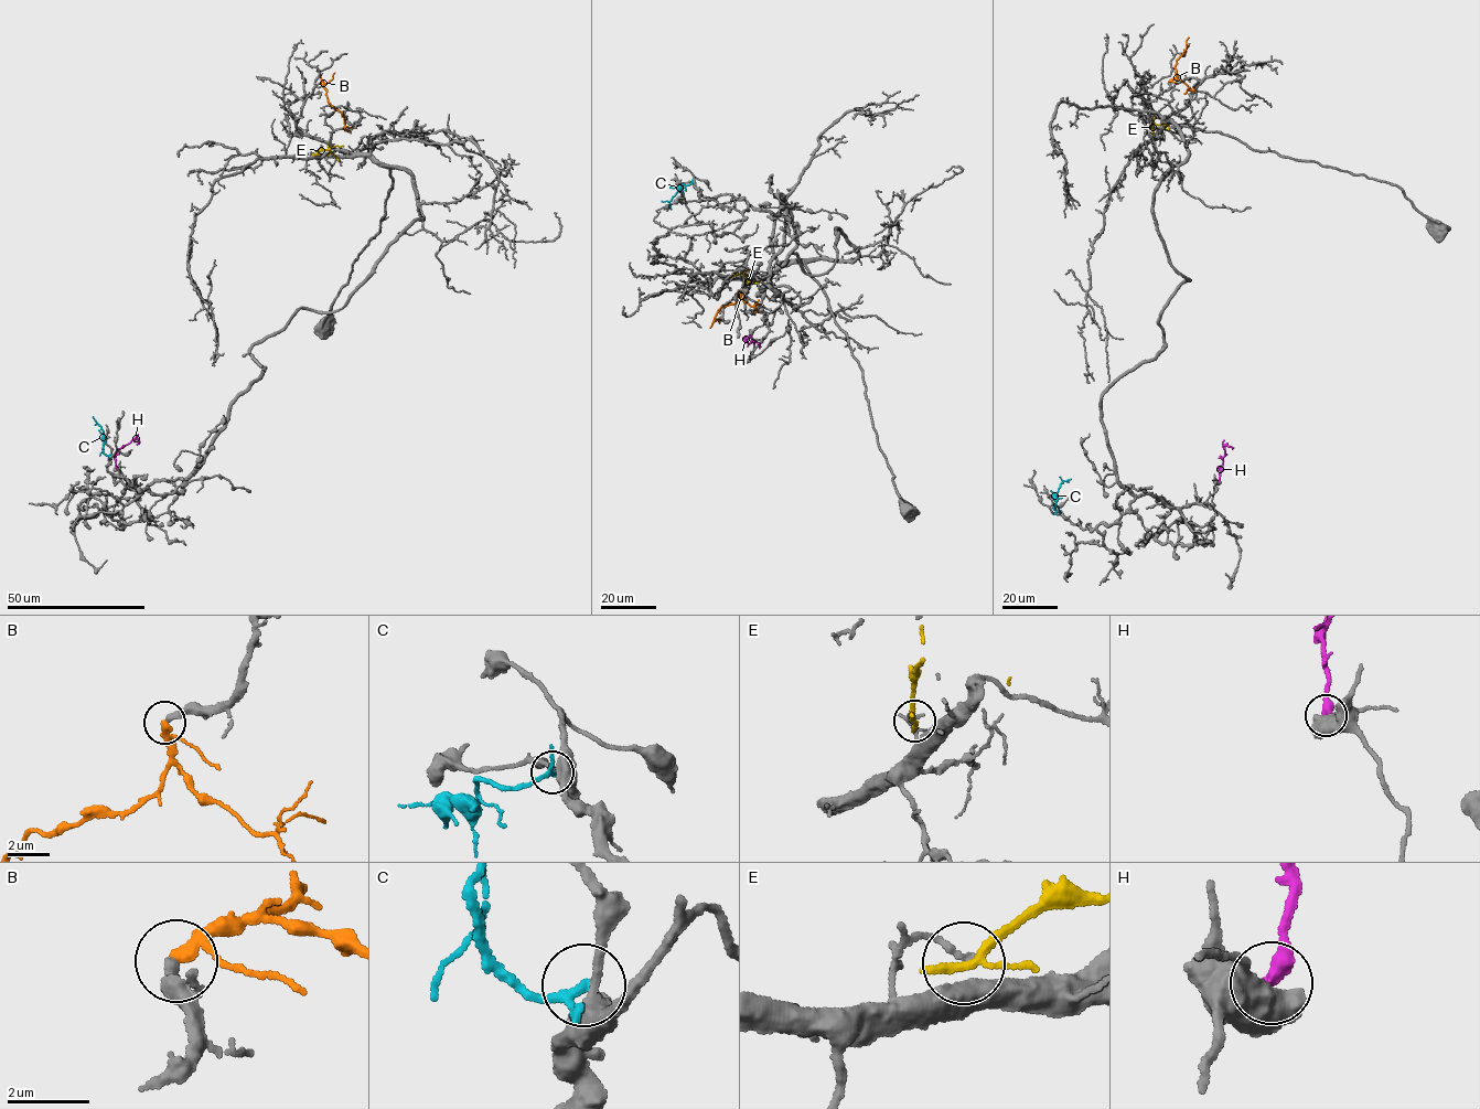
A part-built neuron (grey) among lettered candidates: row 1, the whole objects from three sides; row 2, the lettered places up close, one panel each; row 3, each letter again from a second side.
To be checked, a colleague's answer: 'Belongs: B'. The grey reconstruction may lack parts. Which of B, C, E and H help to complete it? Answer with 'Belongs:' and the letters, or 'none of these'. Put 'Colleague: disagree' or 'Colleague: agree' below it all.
Belongs: B
Colleague: agree

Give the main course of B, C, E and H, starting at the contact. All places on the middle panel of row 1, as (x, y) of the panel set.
B: (739, 291), (739, 299), (718, 310), (715, 317), (720, 320), (719, 323)
C: (692, 183), (677, 190), (669, 202), (671, 209)
E: (733, 276), (742, 274), (748, 280), (759, 280)
H: (750, 336), (744, 342), (754, 341), (759, 347)

